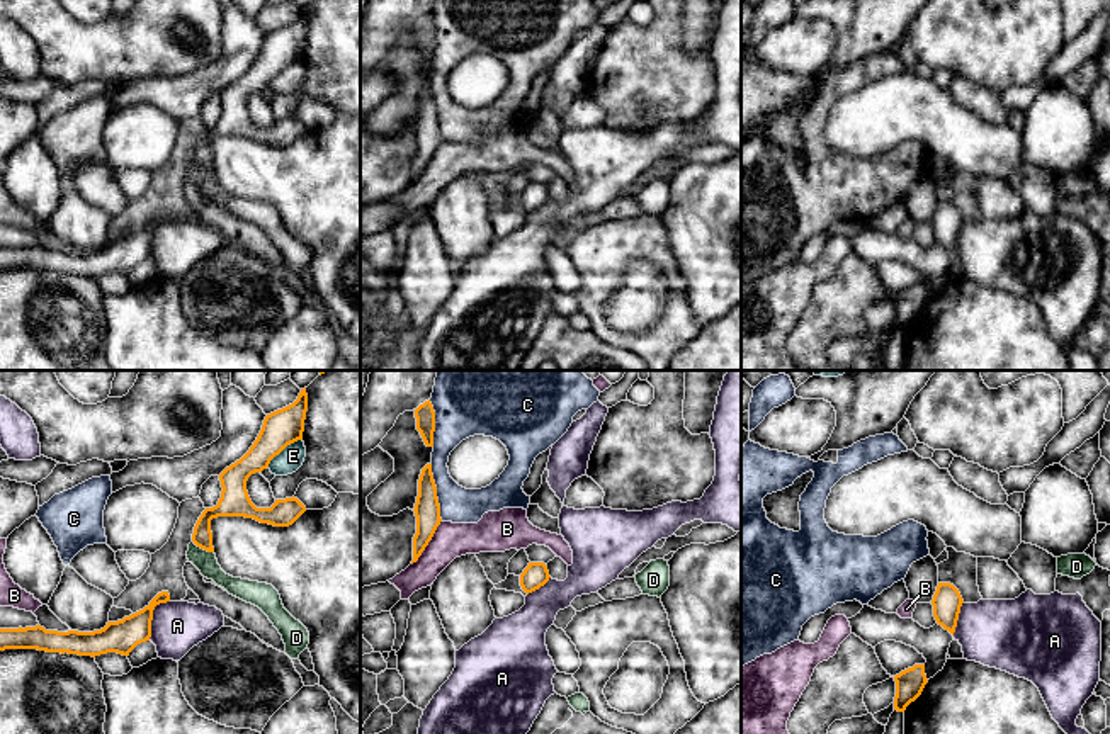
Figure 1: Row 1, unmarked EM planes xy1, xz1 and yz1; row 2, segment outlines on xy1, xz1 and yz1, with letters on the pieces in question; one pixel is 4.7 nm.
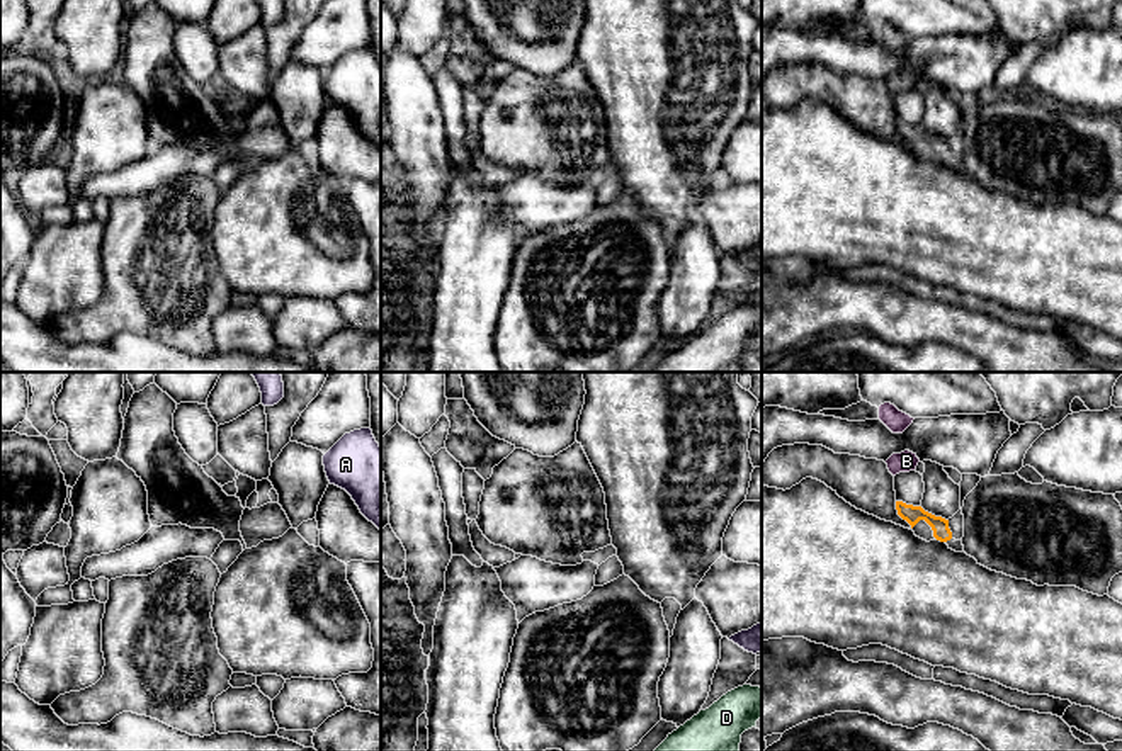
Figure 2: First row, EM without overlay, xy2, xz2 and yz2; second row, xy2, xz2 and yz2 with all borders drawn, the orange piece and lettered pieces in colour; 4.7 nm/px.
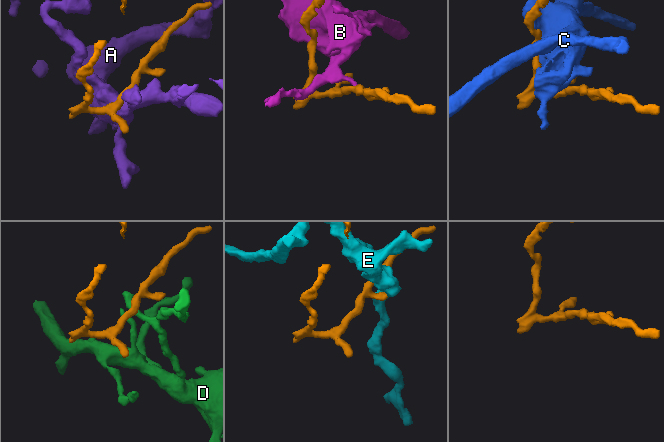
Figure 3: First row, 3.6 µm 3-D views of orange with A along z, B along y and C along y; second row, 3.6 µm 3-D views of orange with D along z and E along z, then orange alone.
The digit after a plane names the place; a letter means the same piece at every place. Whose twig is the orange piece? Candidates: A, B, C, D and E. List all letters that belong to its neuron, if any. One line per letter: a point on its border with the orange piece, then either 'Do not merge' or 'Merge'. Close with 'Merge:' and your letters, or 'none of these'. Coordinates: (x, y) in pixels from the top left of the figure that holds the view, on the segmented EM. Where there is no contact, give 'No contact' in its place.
A: Touches orange at xy1 (152, 617). Do not merge
B: Touches orange at xz1 (429, 541). Do not merge
C: Touches orange at xz1 (436, 493). Do not merge
D: Touches orange at xy1 (203, 547). Do not merge
E: Touches orange at xy1 (283, 449). Do not merge
Merge: none of these

